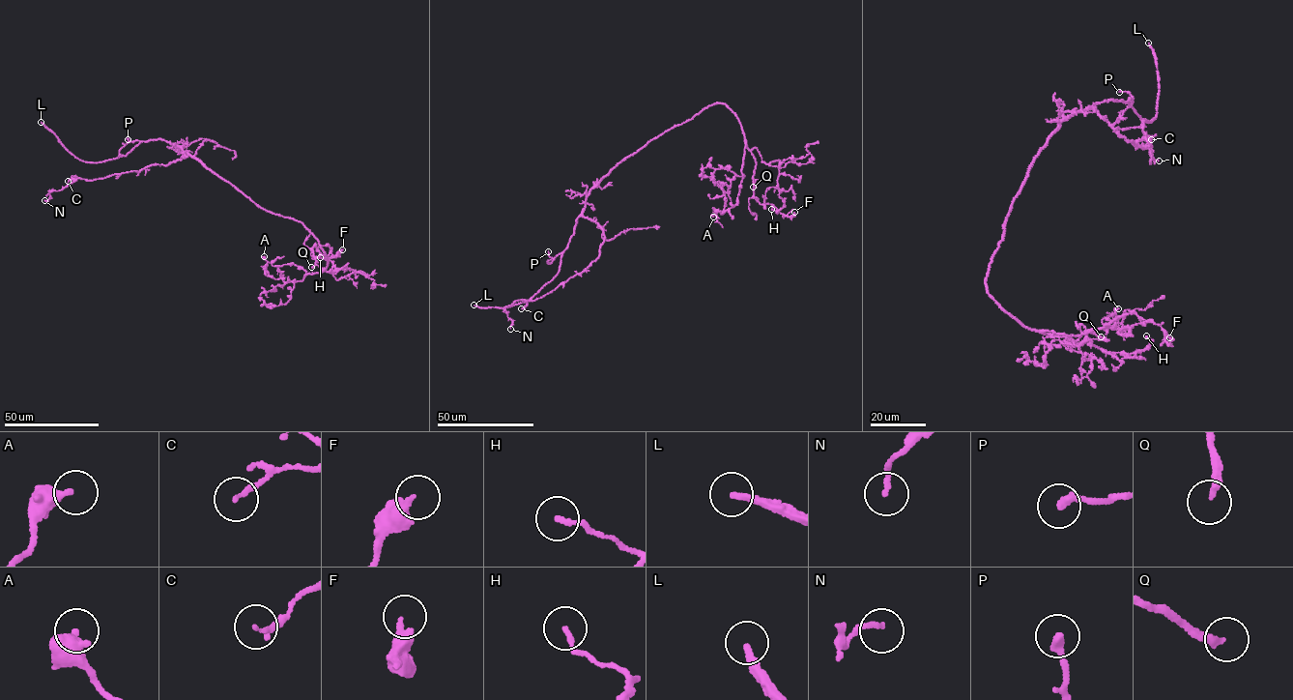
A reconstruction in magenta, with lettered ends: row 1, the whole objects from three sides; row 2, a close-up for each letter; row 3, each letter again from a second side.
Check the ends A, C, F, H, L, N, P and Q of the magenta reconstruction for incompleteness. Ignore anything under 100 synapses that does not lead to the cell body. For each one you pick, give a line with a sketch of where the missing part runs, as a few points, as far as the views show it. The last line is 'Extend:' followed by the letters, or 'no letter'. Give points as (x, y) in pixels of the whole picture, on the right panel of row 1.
L: missing branch runs (1148, 43), (1127, 21), (1114, 5), (1116, 1)
Q: missing branch runs (1101, 336), (1121, 334), (1132, 310), (1157, 296), (1161, 285), (1159, 275), (1155, 273), (1160, 288)
Extend: L, Q

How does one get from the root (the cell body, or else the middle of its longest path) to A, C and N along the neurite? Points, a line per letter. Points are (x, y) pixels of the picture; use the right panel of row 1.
A: (1029, 169), (990, 265), (988, 294), (1025, 326), (1074, 341), (1088, 331), (1114, 327), (1112, 316), (1118, 308)
C: (1029, 169), (1060, 122), (1090, 108), (1127, 140), (1143, 148), (1150, 144), (1150, 149), (1147, 138), (1151, 139)
N: (1029, 169), (1060, 122), (1091, 108), (1127, 140), (1150, 149), (1149, 136), (1133, 143), (1148, 145), (1159, 160)

